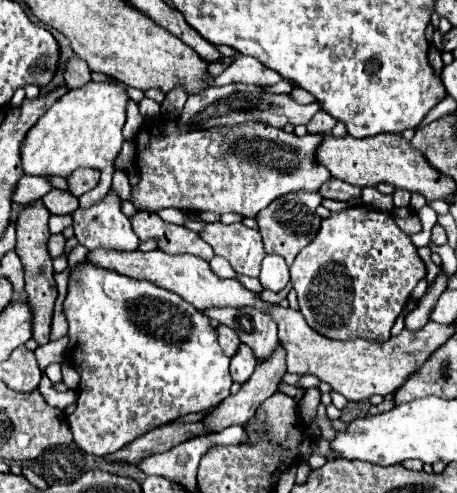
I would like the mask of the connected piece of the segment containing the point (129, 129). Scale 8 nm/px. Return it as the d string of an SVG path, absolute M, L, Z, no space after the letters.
M129 100L126 110L126 123L123 127L122 133L125 140L137 136L141 127L146 125L145 119L139 113L137 104L133 100Z

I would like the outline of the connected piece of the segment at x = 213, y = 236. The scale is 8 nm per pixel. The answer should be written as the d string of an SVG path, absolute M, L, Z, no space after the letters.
M205 224L199 236L213 248L217 256L223 256L237 274L251 278L259 276L259 266L265 258L261 234L245 224Z

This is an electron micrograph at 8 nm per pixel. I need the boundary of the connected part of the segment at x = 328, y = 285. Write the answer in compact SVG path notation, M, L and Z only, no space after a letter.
M363 204L339 214L333 212L331 218L323 220L317 236L297 254L291 266L291 280L297 292L301 314L315 332L333 340L389 340L389 330L395 318L401 314L421 278L425 278L425 264L419 258L411 238L395 224L391 214L367 208Z

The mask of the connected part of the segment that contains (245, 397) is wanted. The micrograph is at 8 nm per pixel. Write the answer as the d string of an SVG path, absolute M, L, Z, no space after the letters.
M277 344L277 348L273 350L273 354L267 358L267 360L261 360L257 362L255 366L255 372L251 374L251 378L241 386L241 390L235 394L235 396L227 396L205 420L205 426L211 428L213 432L221 432L223 428L227 426L233 426L233 424L245 424L253 414L255 410L269 398L277 392L277 386L283 378L283 374L287 372L287 366L285 366L285 350L281 344Z

